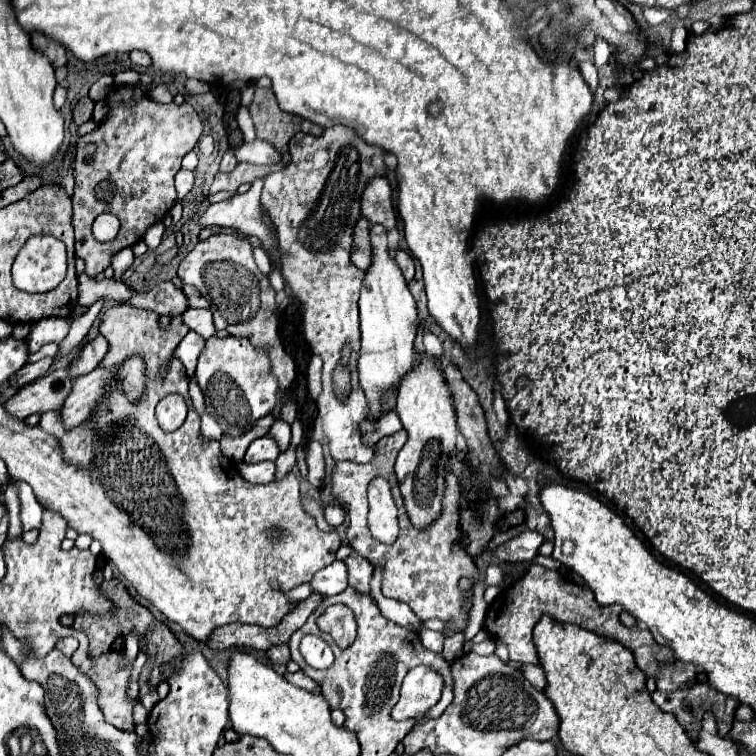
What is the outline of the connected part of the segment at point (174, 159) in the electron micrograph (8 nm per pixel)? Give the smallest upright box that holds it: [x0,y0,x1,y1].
[72,85,202,279]

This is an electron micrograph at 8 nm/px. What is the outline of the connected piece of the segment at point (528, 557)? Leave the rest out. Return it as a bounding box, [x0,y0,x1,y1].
[496,531,544,561]

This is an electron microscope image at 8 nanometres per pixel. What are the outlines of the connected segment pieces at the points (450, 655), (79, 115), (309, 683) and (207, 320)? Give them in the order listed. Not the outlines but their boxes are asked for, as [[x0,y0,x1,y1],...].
[[444,633,464,663],[74,97,94,125],[286,671,316,691],[182,309,216,339]]

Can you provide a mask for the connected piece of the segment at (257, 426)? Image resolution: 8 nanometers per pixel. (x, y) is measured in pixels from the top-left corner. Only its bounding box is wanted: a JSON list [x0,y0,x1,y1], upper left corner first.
[220,415,276,463]

